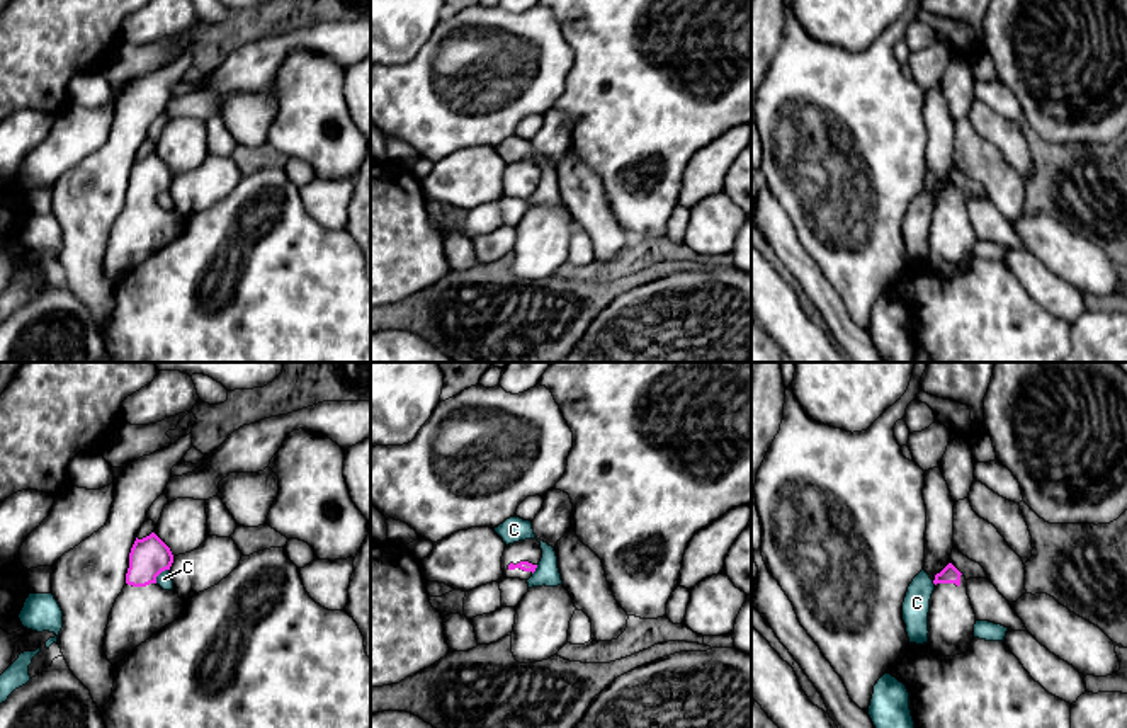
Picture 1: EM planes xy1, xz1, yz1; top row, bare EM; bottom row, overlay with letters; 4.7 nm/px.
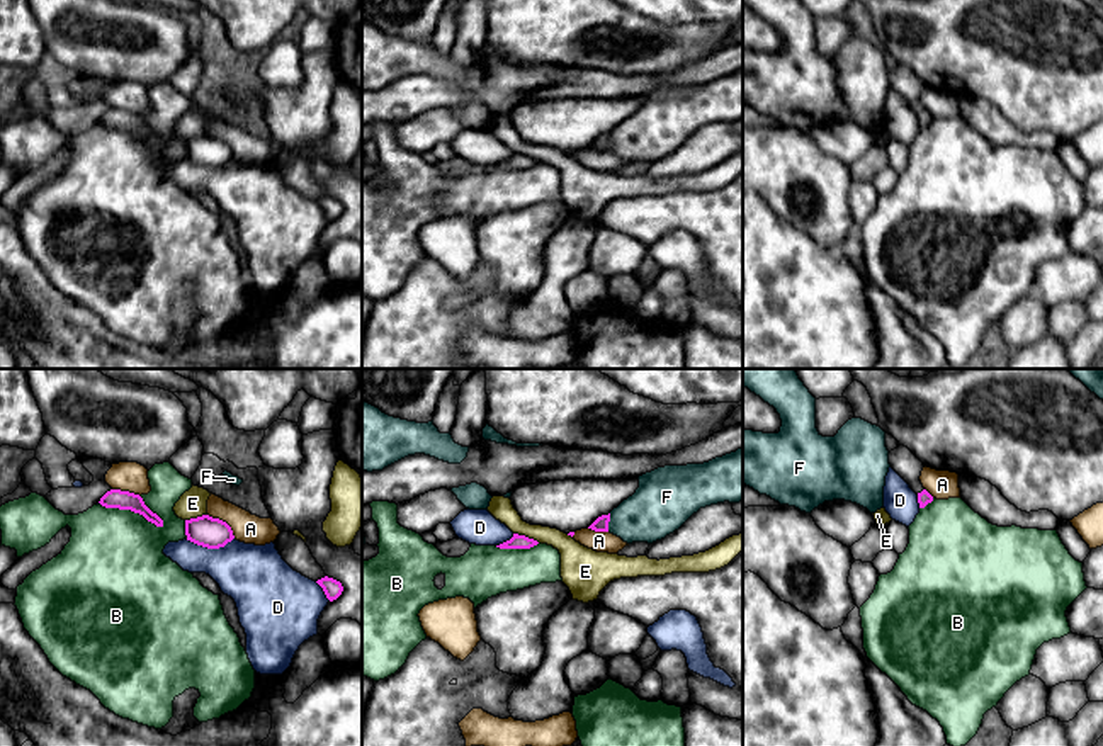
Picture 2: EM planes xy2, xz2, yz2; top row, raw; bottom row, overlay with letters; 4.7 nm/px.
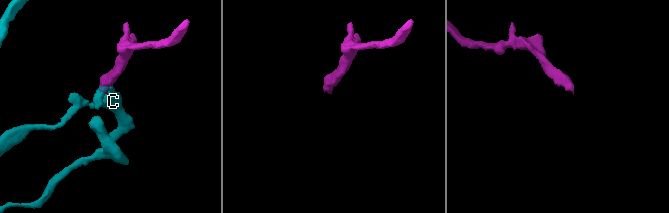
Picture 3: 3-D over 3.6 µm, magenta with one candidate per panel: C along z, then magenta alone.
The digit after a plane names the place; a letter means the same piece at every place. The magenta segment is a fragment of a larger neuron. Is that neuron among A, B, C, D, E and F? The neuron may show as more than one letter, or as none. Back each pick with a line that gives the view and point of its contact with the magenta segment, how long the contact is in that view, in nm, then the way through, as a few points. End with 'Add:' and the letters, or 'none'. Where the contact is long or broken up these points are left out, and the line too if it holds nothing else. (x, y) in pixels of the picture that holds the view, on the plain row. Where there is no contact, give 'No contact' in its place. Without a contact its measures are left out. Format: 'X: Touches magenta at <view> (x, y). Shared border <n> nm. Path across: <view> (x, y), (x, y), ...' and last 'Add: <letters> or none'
Add: none

